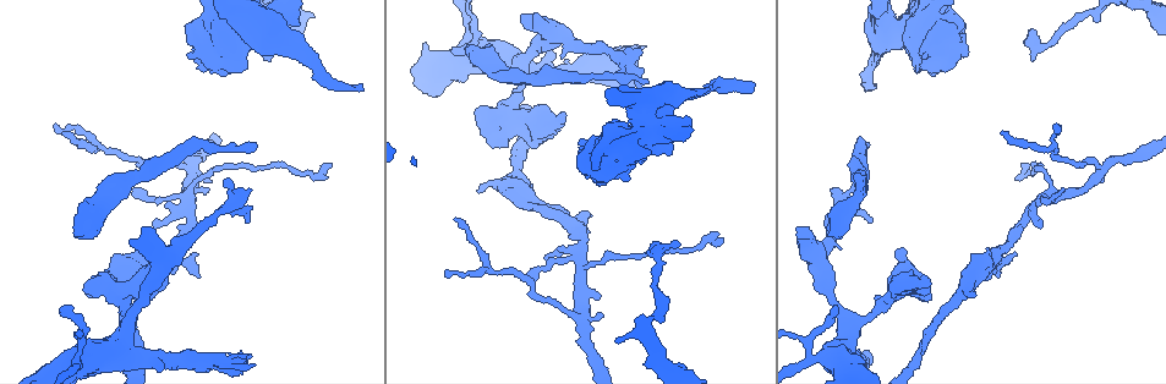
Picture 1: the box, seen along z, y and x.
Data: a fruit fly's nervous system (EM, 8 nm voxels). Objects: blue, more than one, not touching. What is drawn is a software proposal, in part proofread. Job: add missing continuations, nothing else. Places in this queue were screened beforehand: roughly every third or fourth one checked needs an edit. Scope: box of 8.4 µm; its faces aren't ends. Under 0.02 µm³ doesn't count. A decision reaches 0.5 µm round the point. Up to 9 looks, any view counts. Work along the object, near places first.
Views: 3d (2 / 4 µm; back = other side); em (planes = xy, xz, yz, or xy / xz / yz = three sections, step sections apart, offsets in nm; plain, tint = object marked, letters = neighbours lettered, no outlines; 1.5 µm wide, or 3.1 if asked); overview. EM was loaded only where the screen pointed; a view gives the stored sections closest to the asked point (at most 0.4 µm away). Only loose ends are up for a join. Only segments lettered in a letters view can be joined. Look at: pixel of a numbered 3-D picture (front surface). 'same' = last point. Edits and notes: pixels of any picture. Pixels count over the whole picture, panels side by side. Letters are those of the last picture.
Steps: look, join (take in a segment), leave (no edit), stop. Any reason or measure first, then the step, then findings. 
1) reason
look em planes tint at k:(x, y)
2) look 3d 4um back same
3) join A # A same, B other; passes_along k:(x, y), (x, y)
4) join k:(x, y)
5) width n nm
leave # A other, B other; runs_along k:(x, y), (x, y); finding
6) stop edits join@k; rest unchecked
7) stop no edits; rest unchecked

tapers out
look em planes plain at 1:(678, 241)

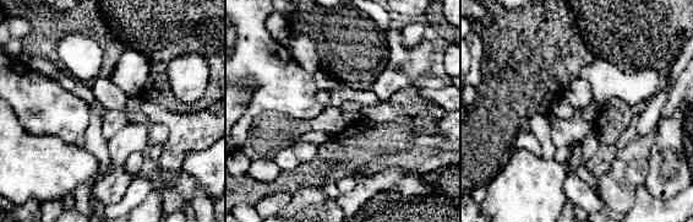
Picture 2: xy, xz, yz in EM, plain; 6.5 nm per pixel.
look em planes letters same

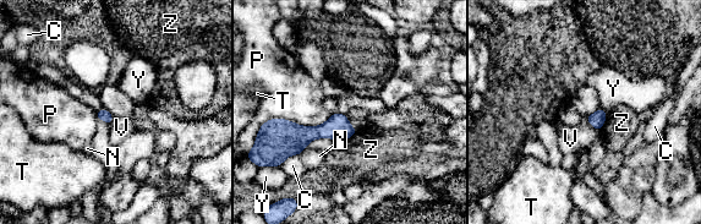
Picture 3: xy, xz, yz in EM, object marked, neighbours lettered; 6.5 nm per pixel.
leave # C other, N other, P other, T other, V other, Y other, Z other; border 3:(584, 119), (597, 131); no lettered segment goes on from it

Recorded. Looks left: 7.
free end
look em planes letters at 1:(164, 204)

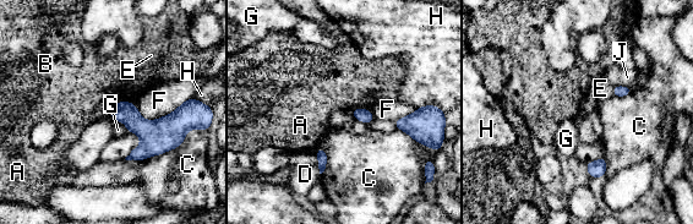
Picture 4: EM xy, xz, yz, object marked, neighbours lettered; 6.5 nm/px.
longest_contact C 380 nm
leave # A other, B other, C other, D other, E other, F other, G other, H other, J other; border 4:(114, 119), (123, 123), (126, 129); no lettered segment goes on from it

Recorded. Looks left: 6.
three arms meet
look em planes tint at 1:(602, 315)

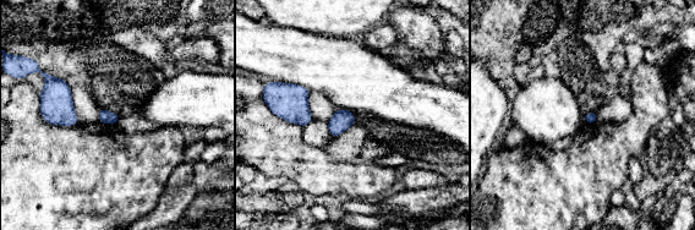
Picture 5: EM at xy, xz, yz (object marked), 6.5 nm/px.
what lies round it
look em planes letters same

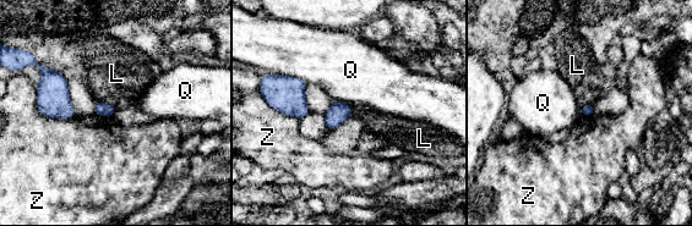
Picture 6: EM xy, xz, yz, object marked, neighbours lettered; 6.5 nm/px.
leave # L other, Q other, Z other; border 6:(97, 100), (110, 104), (115, 109); no lettered segment goes on from it

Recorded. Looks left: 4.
thick end
look em planes letters at 1:(917, 65)

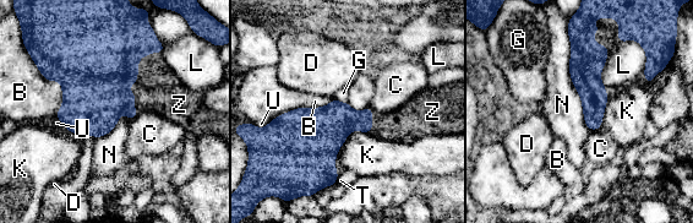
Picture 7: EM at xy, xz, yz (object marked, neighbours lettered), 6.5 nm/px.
width 320 nm
join 7:(163, 101) # B other, C other, D other, G other, K other, L other, N other, T other, U other, Z same; passes_along 7:(99, 64), (131, 85), (163, 101); the neuron continues

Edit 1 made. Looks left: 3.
stop edits join@7; rest unchecked

